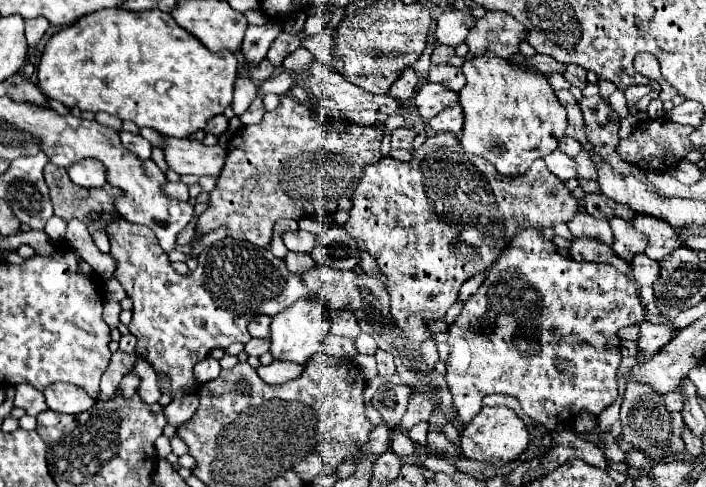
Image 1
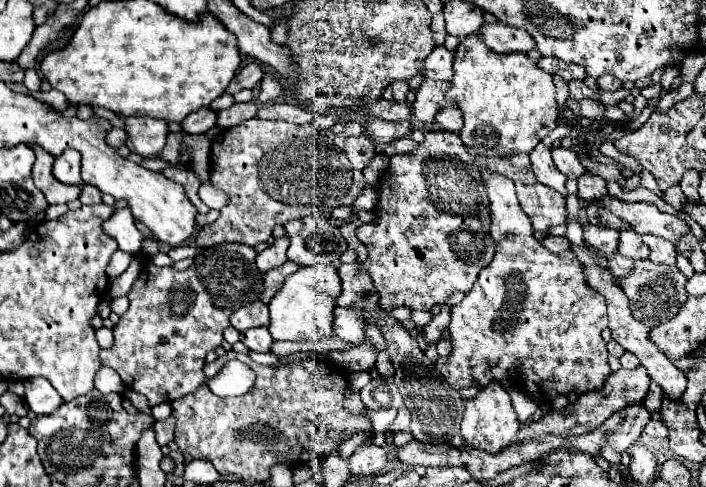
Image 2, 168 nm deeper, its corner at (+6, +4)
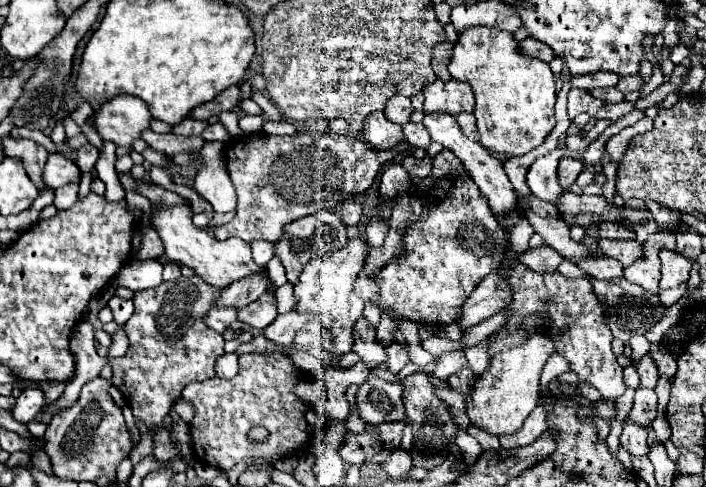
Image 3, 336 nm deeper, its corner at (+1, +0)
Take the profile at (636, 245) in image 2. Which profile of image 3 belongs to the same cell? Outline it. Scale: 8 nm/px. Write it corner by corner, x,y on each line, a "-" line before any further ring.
658,231
658,233
652,233
648,237
648,241
642,245
642,259
634,261
630,267
624,269
624,277
630,281
630,283
636,283
640,287
644,287
646,291
650,293
656,293
658,291
658,281
660,281
660,259
658,259
658,251
666,247
666,249
676,249
676,237
672,231

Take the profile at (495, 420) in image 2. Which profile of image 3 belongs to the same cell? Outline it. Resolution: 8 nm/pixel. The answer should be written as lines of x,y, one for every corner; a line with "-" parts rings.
528,337
526,345
498,353
490,367
476,379
472,393
466,397
466,413
472,425
502,437
516,433
540,399
540,373
546,359
554,353
554,345
548,337

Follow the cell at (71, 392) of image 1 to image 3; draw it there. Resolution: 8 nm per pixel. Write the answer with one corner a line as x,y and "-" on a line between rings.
32,383
16,399
16,405
12,409
12,417
16,421
20,421
20,423
30,423
42,411
44,403
46,403
46,395
44,395
42,387
36,385
36,383

